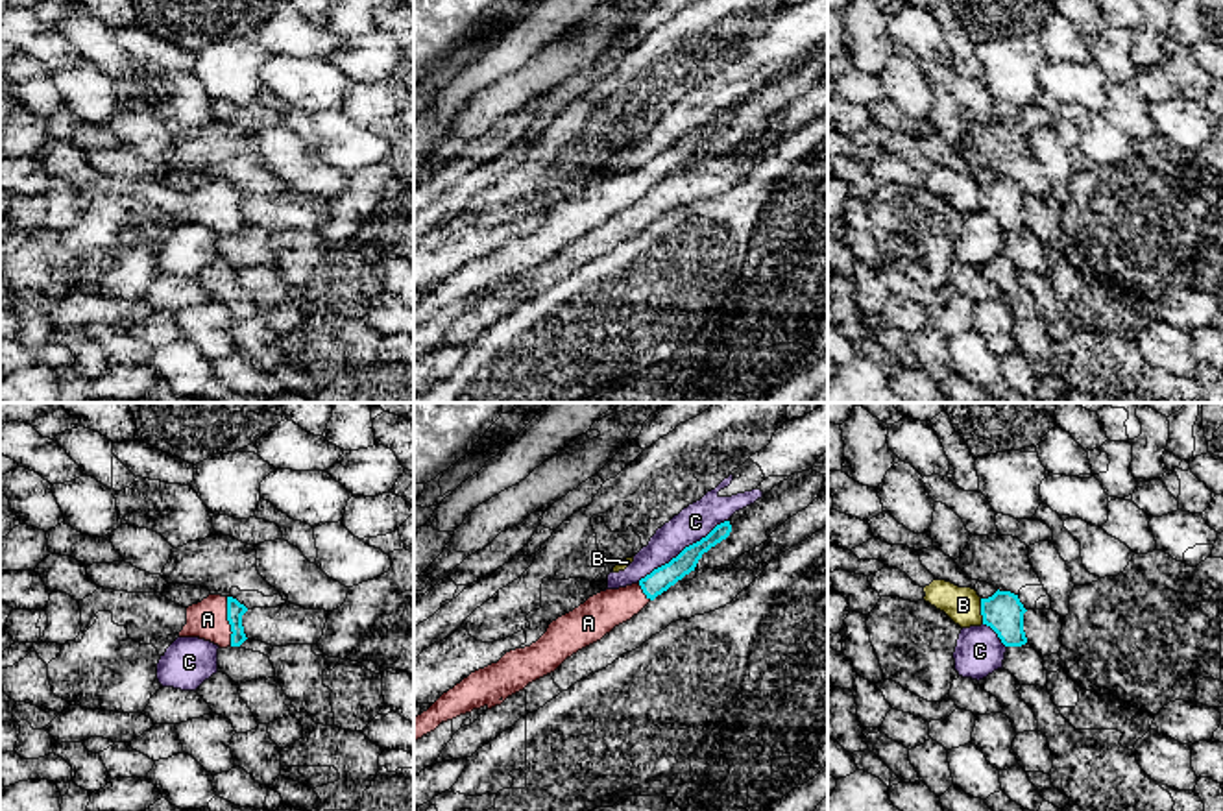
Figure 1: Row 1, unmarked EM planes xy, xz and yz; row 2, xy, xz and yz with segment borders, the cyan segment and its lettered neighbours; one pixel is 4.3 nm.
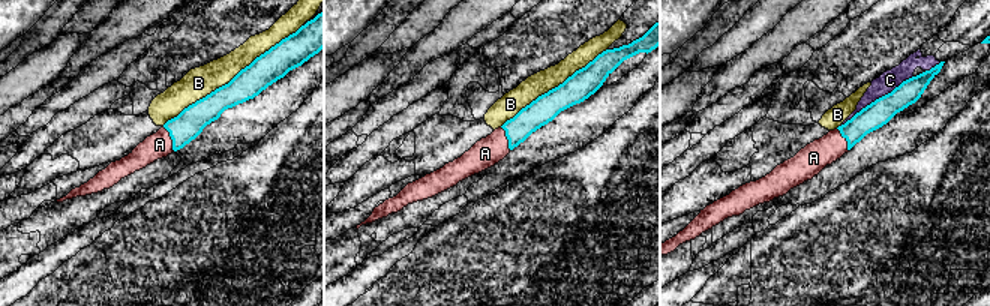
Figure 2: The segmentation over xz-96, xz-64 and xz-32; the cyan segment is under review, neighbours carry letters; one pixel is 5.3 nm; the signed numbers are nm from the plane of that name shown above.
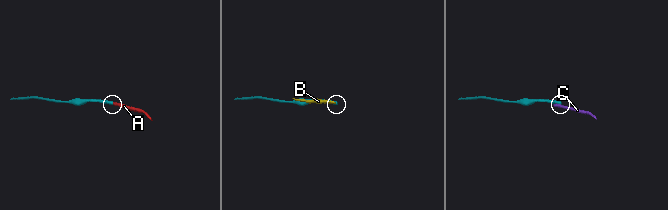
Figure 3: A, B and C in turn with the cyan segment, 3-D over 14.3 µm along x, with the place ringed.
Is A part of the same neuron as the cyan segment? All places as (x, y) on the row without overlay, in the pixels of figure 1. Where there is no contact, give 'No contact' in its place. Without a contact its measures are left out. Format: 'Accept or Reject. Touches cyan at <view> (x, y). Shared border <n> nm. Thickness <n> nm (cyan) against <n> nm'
Accept. Touches cyan at xy (228, 205). Shared border 220 nm. Thickness 80 nm (cyan) against 170 nm

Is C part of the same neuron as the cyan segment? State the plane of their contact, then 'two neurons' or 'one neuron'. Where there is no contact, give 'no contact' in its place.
meets cyan in xz; two neurons

